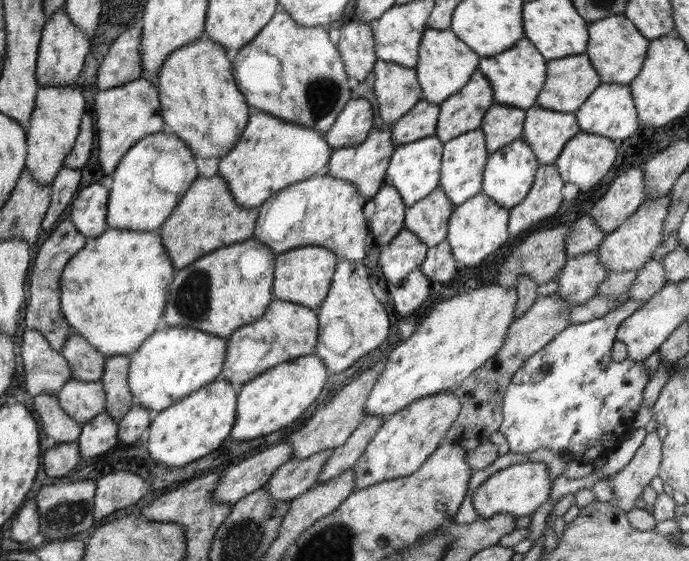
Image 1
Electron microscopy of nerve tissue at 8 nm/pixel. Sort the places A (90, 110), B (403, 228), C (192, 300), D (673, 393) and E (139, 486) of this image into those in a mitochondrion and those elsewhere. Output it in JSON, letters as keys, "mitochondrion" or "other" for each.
{"A":"other","B":"other","C":"mitochondrion","D":"other","E":"other"}

